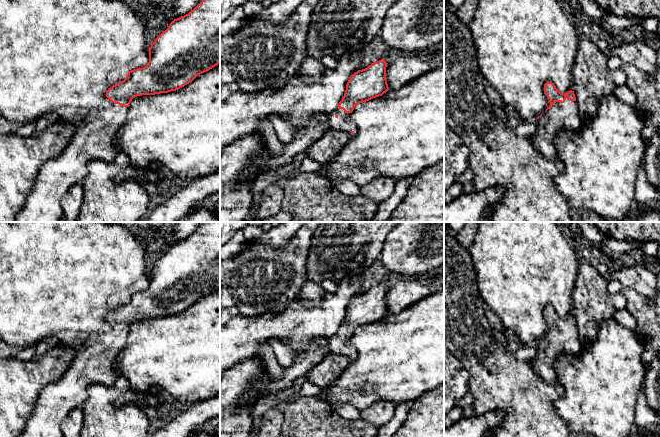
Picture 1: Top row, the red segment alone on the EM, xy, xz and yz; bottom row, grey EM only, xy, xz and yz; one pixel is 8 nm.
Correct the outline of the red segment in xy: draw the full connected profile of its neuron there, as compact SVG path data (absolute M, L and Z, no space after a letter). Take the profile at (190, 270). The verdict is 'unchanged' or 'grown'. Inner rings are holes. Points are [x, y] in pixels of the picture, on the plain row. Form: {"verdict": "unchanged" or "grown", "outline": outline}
{"verdict": "grown", "outline": "M204 222L188 238L174 243L149 271L149 286L145 291L128 296L123 305L109 312L106 321L112 326L108 333L93 333L86 335L76 350L71 366L55 383L45 386L40 394L36 407L27 421L19 437L64 437L61 423L75 408L82 407L88 398L87 387L92 384L113 386L119 374L114 365L118 355L126 345L130 327L133 322L142 319L155 319L176 315L192 306L198 299L209 295L220 287L220 222Z"}

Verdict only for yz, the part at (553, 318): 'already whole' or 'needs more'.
needs more

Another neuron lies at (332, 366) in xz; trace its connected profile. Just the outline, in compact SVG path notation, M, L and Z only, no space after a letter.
M330 353L307 374L307 380L323 389L334 382L351 362L347 356Z

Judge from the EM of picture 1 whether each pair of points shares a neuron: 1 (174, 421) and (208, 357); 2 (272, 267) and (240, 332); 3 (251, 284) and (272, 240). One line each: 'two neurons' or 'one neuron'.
1: two neurons
2: two neurons
3: two neurons

